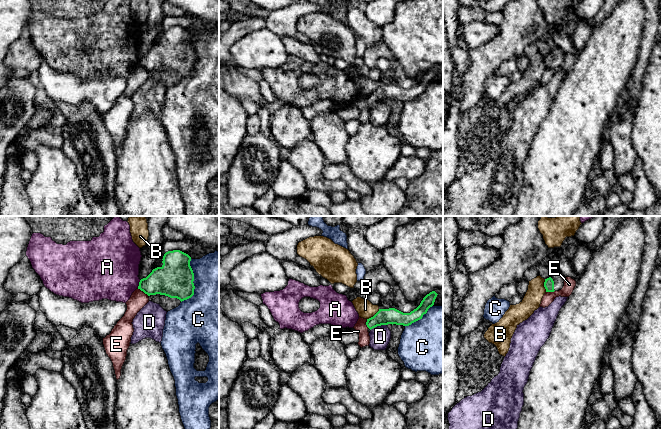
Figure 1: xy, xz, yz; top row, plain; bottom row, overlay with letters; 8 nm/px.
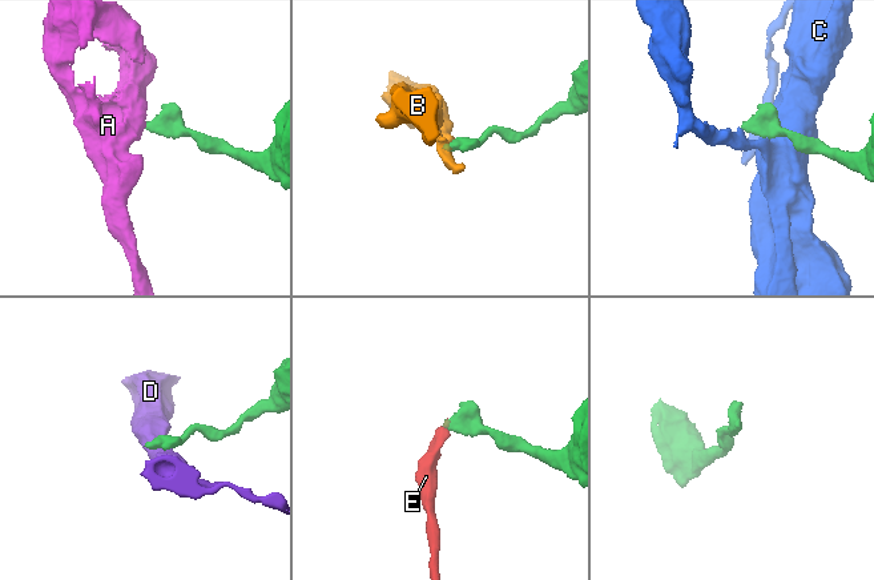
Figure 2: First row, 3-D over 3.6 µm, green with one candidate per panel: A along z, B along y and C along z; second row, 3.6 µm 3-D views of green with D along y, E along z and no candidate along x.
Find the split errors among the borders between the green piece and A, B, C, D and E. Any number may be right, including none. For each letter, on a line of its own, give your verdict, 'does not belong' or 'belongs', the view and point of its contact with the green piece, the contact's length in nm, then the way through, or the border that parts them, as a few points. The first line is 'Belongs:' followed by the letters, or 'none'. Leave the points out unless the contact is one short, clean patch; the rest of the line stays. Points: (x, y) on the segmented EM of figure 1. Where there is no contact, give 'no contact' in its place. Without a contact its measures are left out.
Belongs: none
A: does not belong | xy (139, 284) | 70 nm | along xy (140, 280), (137, 287)
B: does not belong | xz (374, 315) | 130 nm
C: does not belong | xy (192, 282) | 360 nm
D: does not belong | xz (378, 325) | 140 nm | along xz (386, 324), (370, 329)
E: does not belong | xy (143, 291) | 110 nm | along xy (137, 288), (148, 295)

